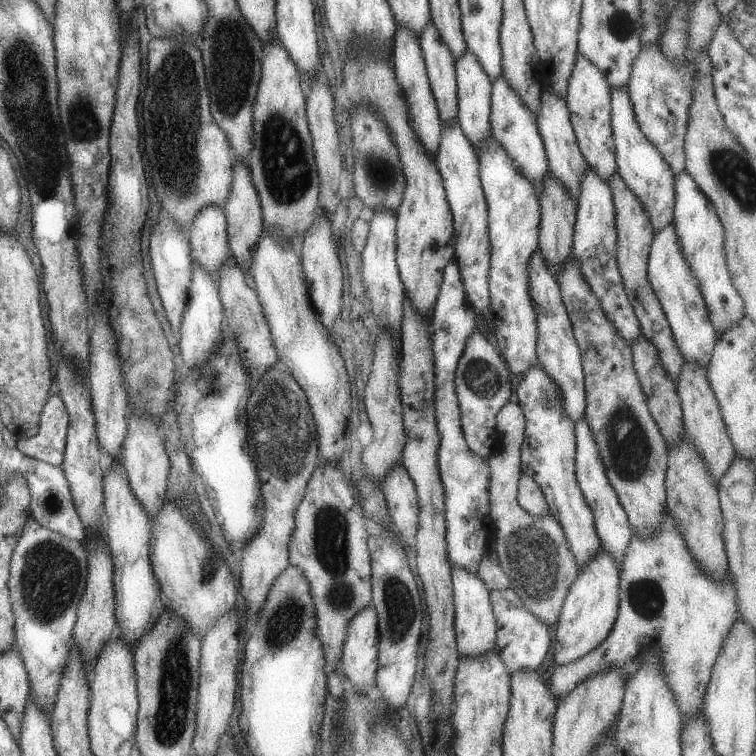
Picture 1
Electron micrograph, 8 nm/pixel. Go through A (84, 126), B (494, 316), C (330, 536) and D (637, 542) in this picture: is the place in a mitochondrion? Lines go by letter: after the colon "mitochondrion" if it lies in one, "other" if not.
A: mitochondrion
B: other
C: mitochondrion
D: other

